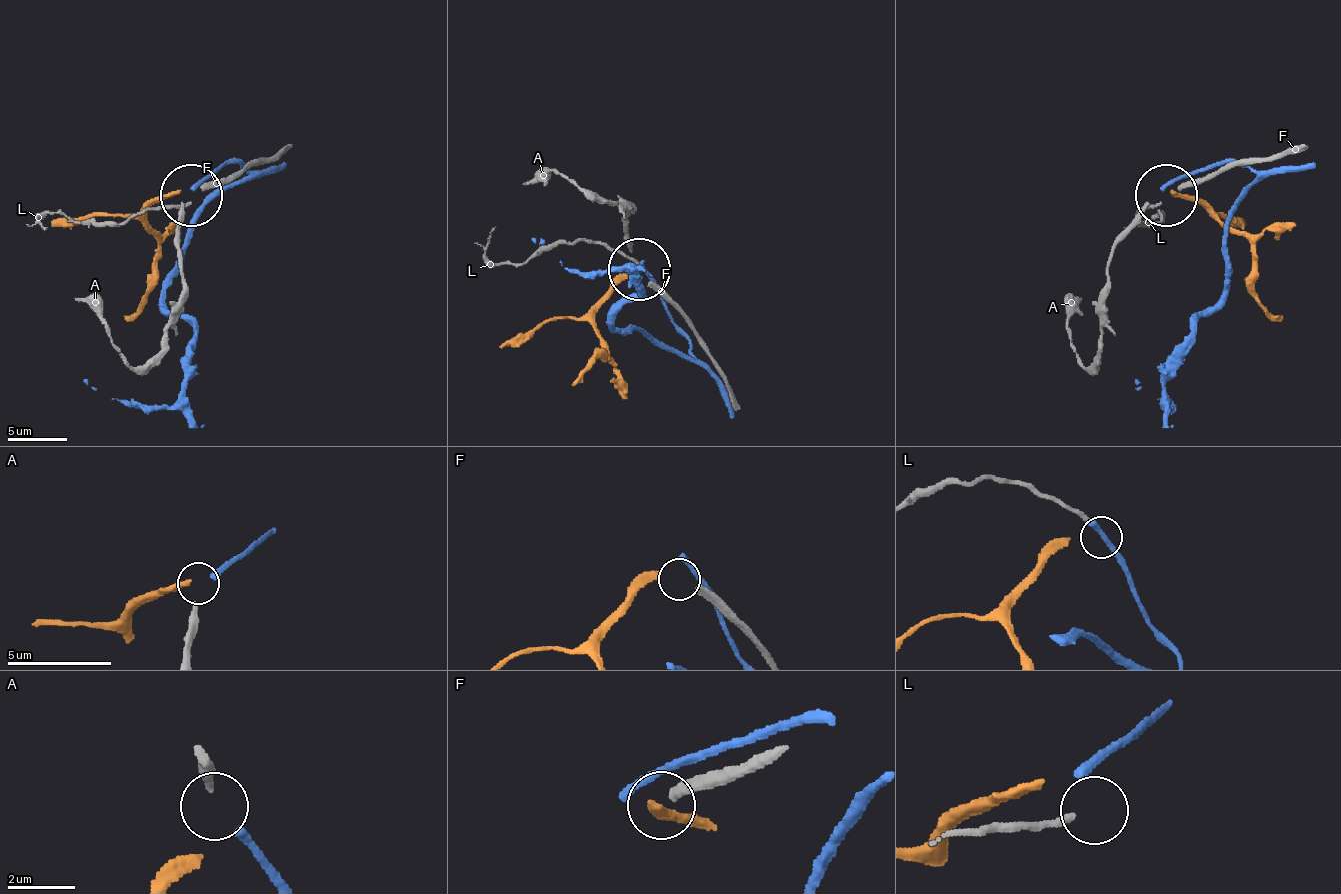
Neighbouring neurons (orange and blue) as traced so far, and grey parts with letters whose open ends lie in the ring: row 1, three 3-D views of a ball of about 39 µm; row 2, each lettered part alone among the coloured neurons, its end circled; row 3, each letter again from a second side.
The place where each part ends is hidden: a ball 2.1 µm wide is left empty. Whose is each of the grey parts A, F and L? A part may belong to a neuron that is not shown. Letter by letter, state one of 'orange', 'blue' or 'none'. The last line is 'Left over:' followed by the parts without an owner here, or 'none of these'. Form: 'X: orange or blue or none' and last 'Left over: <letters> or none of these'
A: blue
F: orange
L: none
Left over: L

